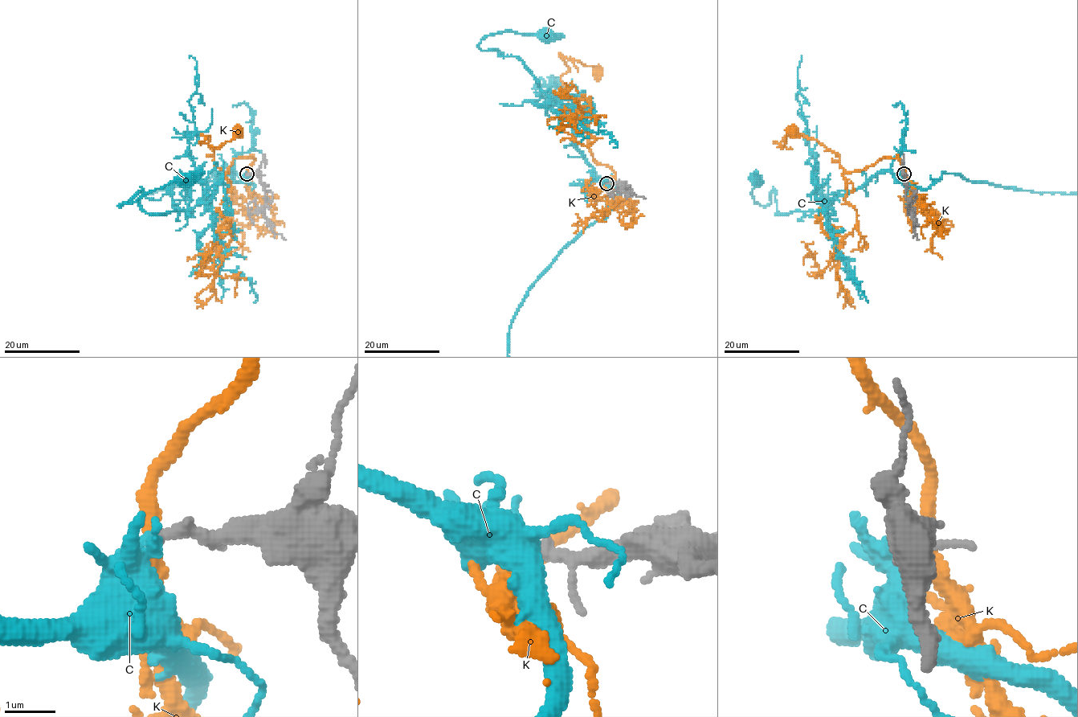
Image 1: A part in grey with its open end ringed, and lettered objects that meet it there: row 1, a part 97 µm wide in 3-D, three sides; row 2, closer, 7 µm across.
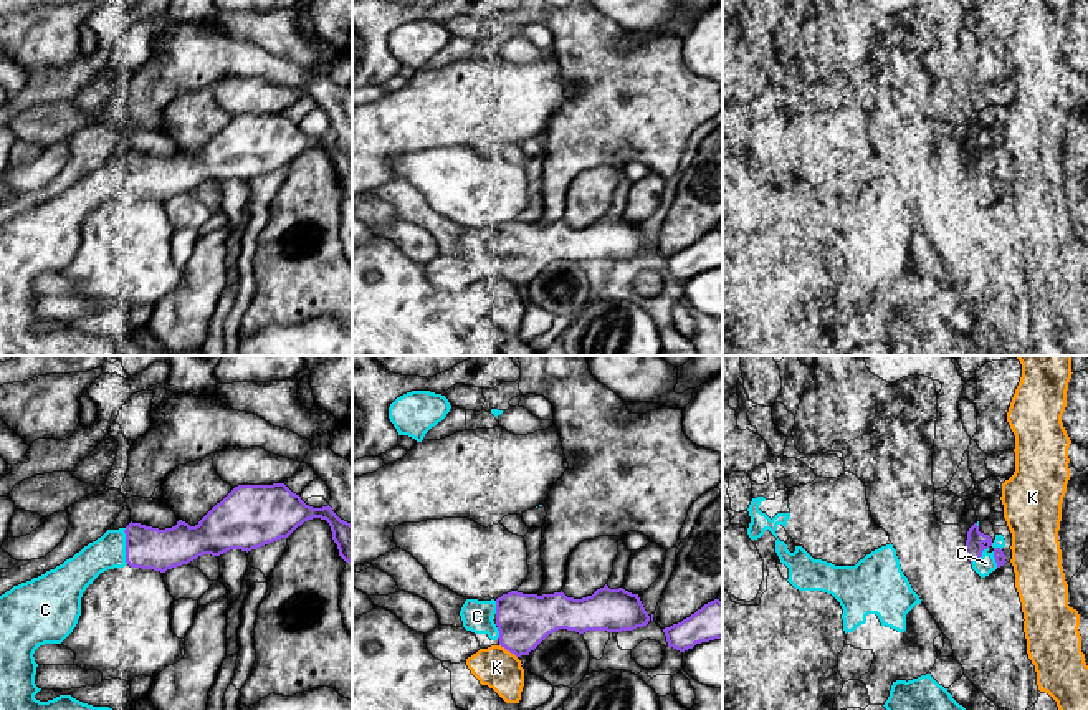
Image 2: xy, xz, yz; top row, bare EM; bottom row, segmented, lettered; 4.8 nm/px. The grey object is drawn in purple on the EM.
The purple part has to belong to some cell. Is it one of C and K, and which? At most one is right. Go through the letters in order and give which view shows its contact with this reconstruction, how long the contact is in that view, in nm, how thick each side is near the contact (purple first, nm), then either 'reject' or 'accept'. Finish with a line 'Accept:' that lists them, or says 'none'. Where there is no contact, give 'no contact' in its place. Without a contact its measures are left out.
C: xy | 180 nm | 200/160 nm | accept
K: xz | 110 nm | 260/200 nm | reject
Accept: C

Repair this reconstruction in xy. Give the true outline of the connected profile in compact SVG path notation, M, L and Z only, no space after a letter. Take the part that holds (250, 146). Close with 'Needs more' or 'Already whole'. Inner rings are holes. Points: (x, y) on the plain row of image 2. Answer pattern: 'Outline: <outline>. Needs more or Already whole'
Outline: M284 113L273 114L238 114L220 132L217 132L195 156L179 149L175 156L159 159L141 152L129 152L126 157L107 159L101 167L84 175L73 187L66 189L55 199L33 207L31 210L13 215L0 225L0 356L167 356L164 353L150 353L129 341L121 344L109 336L93 336L83 333L71 324L60 324L48 331L40 331L35 324L41 319L35 313L36 296L35 280L45 273L61 273L76 257L81 245L83 222L104 200L114 197L154 199L165 202L167 199L188 194L203 184L220 185L230 179L251 180L268 172L288 167L304 151L321 147L326 149L332 161L332 169L337 174L339 185L352 190L352 154L341 149L332 137L313 137L306 134L299 124L293 122Z. Needs more

